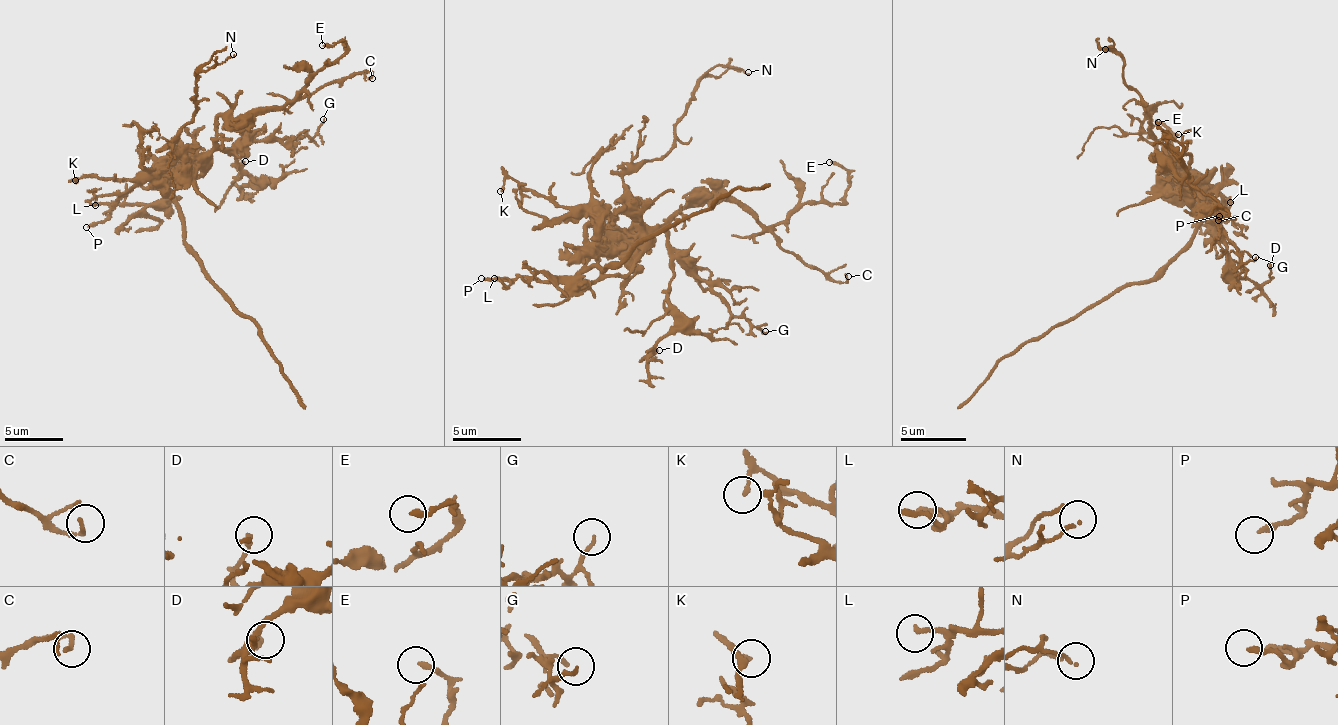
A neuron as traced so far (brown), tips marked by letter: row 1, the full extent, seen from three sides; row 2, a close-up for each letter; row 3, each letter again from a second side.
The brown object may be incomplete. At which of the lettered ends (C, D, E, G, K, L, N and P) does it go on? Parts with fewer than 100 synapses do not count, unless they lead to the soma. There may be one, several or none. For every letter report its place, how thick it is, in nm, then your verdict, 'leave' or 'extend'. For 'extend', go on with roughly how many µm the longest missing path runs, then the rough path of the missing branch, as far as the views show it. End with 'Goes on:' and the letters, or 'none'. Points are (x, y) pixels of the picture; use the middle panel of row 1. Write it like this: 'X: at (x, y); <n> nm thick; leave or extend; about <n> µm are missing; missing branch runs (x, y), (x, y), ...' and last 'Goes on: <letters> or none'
C: at (848, 276); 170 nm thick; leave
D: at (659, 350); 170 nm thick; leave
E: at (829, 162); 190 nm thick; leave
G: at (765, 331); 150 nm thick; leave
K: at (500, 191); 170 nm thick; leave
L: at (494, 278); 200 nm thick; leave
N: at (748, 72); 110 nm thick; leave
P: at (481, 278); 200 nm thick; leave
Goes on: none

